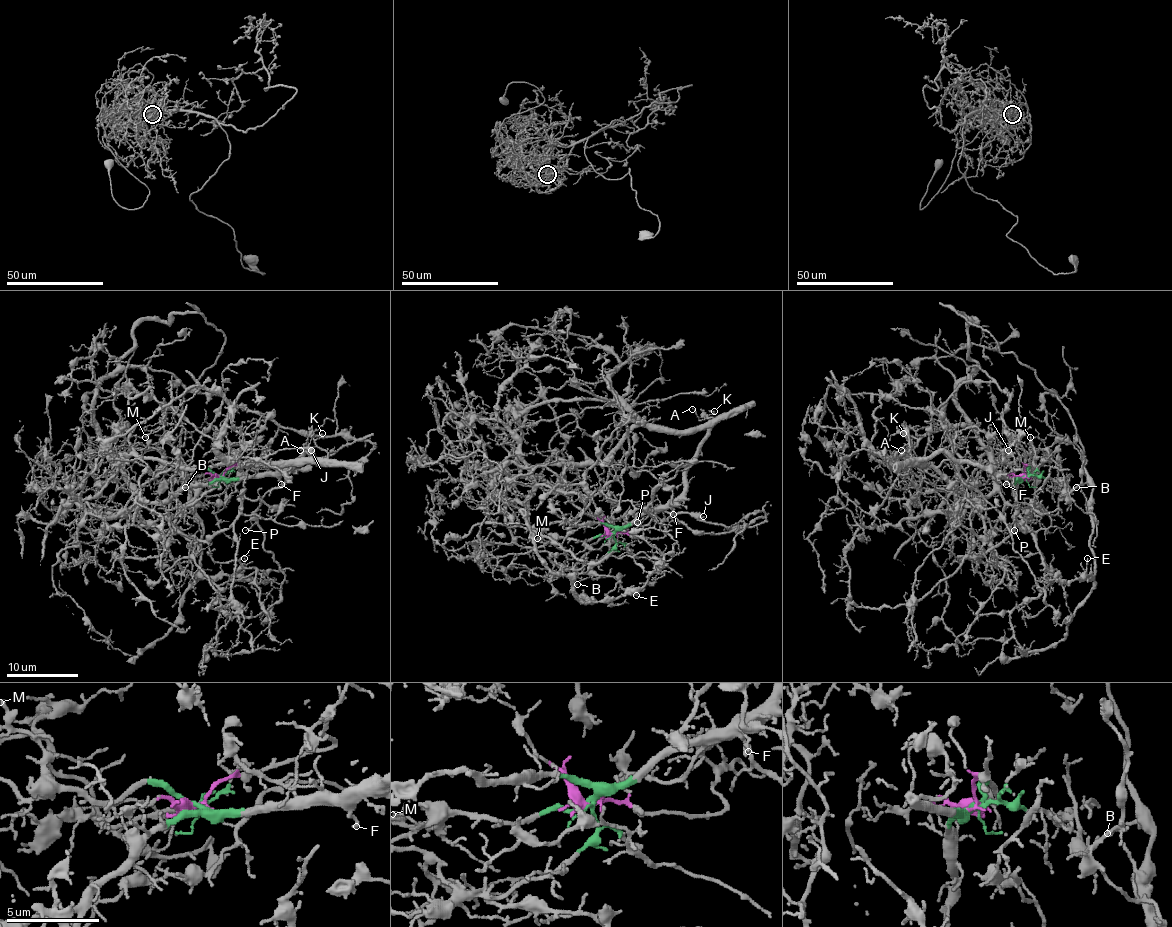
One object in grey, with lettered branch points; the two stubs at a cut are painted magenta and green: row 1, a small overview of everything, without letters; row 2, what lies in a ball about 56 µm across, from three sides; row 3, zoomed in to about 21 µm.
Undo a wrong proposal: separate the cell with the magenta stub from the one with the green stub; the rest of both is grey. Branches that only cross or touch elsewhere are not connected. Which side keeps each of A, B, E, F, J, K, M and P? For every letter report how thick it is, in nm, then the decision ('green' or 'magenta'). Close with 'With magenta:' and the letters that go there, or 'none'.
A: calibre 90 nm; green
B: calibre 110 nm; magenta
E: calibre 120 nm; magenta
F: calibre 140 nm; green
J: calibre 130 nm; magenta
K: calibre 180 nm; green
M: calibre 240 nm; green
P: calibre 110 nm; green
With magenta: B, E, J

